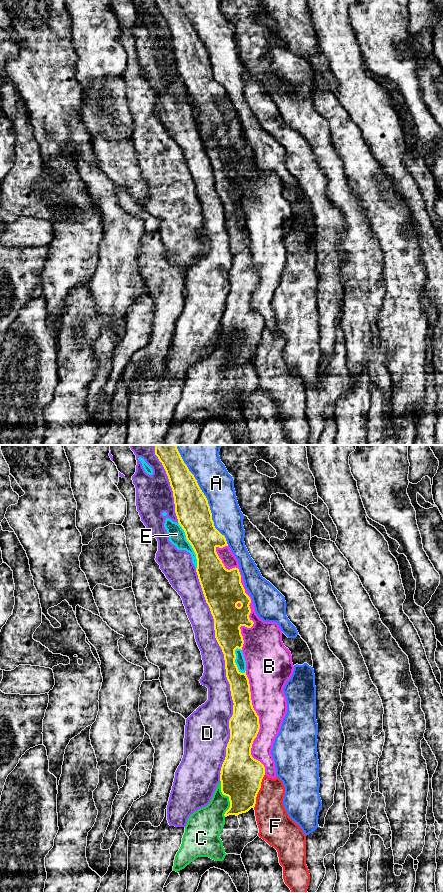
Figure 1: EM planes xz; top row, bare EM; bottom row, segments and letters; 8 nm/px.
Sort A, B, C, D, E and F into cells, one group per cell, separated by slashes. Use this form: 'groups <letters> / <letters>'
groups A / B / C / D / E / F

